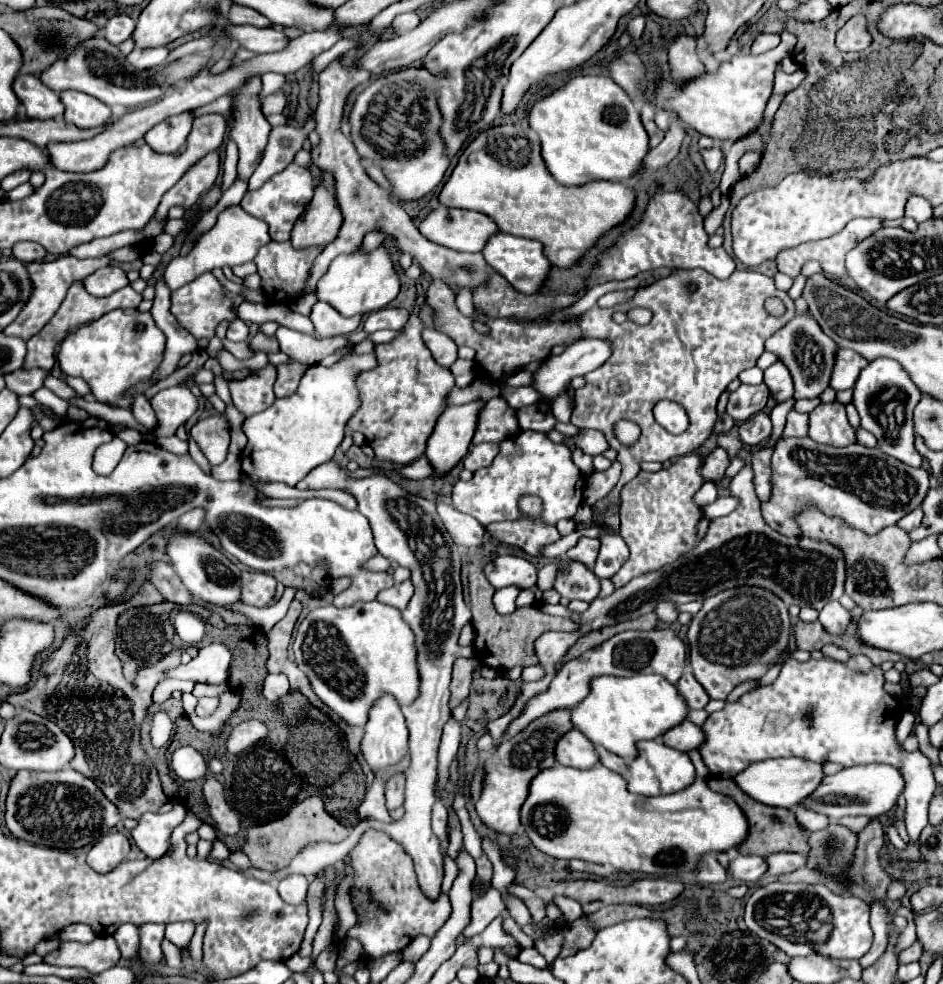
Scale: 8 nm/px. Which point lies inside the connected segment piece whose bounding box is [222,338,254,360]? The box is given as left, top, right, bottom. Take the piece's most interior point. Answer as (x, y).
(241, 350)

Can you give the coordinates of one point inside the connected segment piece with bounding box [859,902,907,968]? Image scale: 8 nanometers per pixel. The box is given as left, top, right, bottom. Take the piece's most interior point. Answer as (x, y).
(880, 922)

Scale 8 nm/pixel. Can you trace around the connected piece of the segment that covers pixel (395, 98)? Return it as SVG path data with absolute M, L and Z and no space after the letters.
M409 68L401 72L393 72L381 78L371 80L371 84L357 96L357 102L351 110L351 140L363 160L373 162L383 170L383 174L393 184L393 196L401 200L413 200L429 194L441 180L445 170L449 168L449 160L445 154L445 144L437 134L441 124L441 114L437 108L437 78L431 76L423 68Z

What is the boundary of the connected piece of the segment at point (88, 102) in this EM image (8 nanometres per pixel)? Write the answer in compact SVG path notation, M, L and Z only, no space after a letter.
M65 90L61 94L61 102L65 104L65 120L79 128L95 128L105 124L113 114L111 108L95 96L77 90Z

